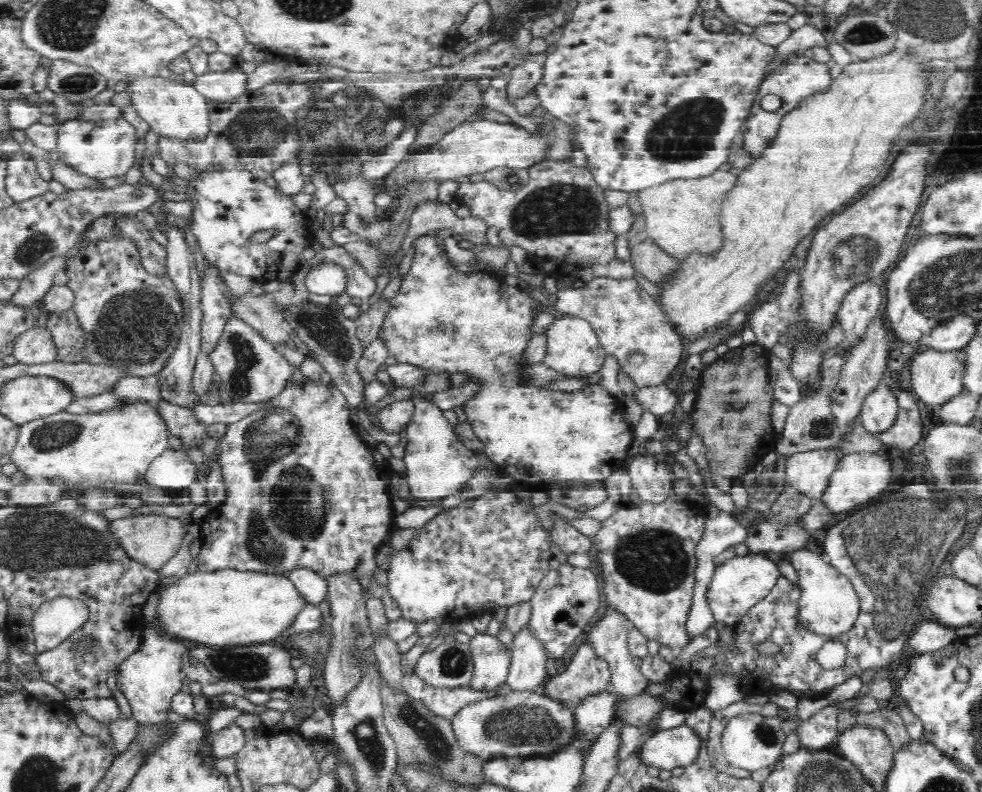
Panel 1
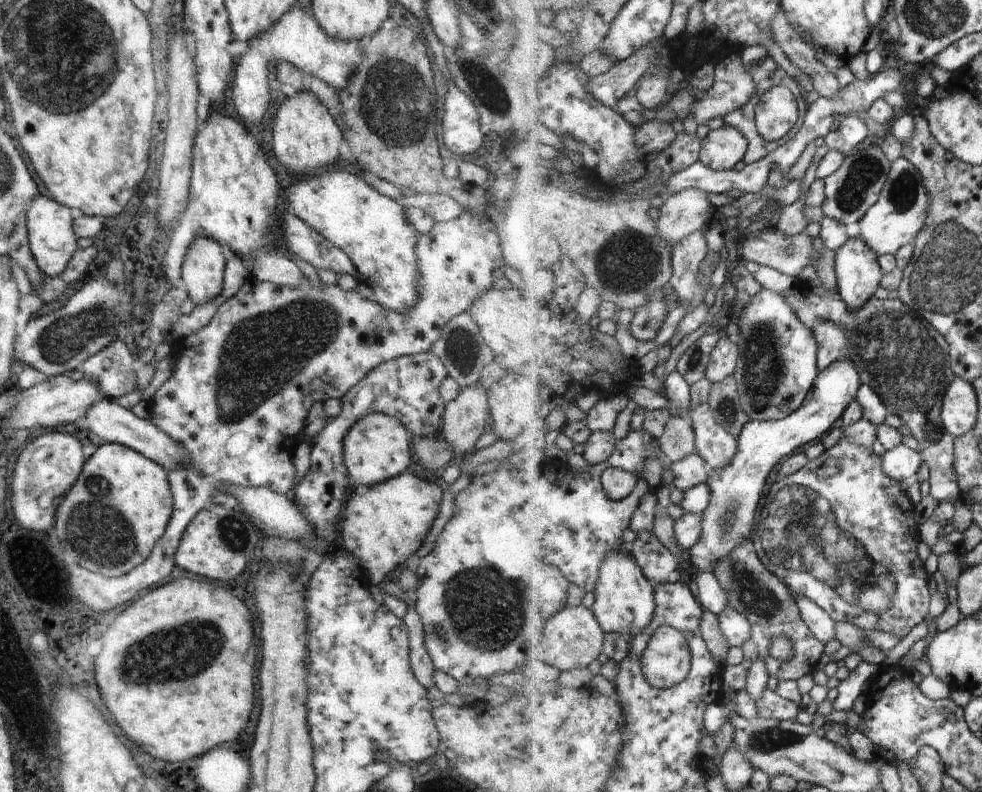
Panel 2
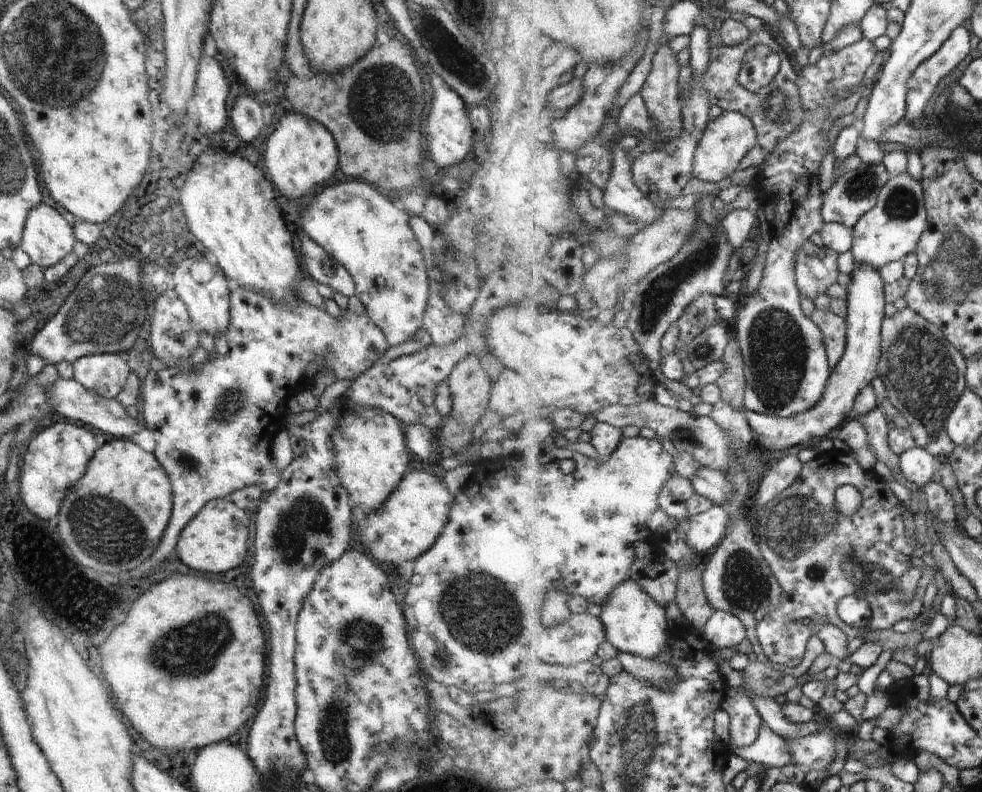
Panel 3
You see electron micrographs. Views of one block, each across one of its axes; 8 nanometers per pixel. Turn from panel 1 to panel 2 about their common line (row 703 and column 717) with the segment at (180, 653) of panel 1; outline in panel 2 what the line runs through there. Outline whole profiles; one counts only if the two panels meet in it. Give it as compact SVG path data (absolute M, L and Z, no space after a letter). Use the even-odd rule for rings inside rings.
M726 123L717 130L705 130L704 148L701 161L717 171L736 168L736 164L744 164L750 142L744 132Z

